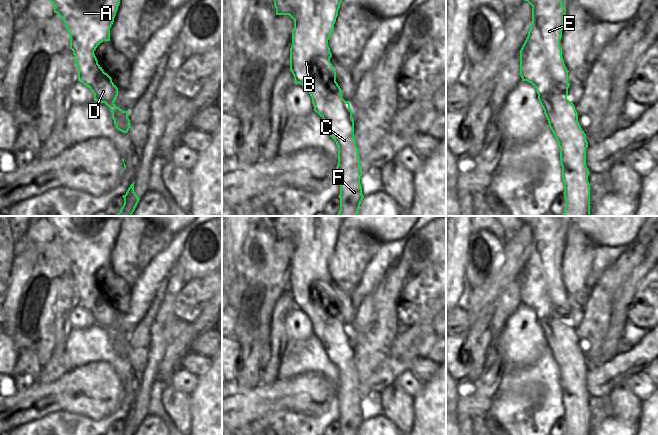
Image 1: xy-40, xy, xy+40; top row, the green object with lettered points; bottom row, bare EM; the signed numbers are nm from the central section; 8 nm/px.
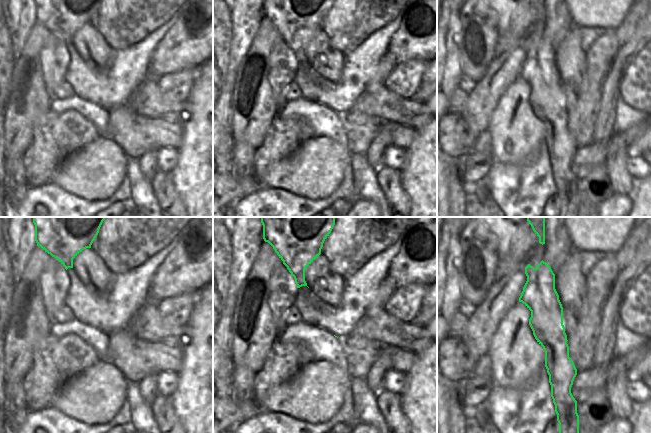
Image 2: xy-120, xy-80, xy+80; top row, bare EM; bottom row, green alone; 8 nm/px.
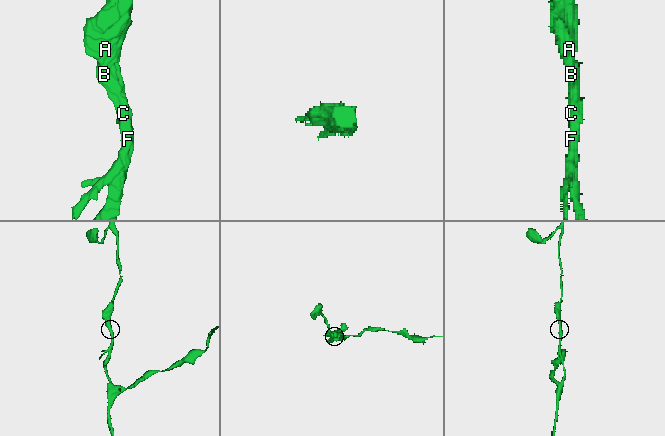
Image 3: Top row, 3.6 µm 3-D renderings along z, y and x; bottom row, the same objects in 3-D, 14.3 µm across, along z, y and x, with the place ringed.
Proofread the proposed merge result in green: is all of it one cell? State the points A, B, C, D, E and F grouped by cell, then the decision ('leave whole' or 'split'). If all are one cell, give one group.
groups A B C D E F; leave whole

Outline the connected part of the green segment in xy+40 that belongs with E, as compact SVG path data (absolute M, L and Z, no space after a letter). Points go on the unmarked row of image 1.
M520 216L524 225L532 230L532 246L528 260L520 274L520 300L522 305L531 307L538 318L538 324L544 334L560 372L560 388L564 406L564 435L590 435L590 398L586 390L586 358L578 346L574 328L567 323L568 294L562 282L560 264L564 252L566 231L562 230L560 216Z

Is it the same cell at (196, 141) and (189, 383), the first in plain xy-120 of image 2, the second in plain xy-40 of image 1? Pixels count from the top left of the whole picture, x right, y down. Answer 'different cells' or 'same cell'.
different cells

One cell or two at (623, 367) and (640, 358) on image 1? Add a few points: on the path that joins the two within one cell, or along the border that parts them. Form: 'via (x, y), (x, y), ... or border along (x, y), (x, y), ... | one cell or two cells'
via (627, 364), (636, 358) | one cell

